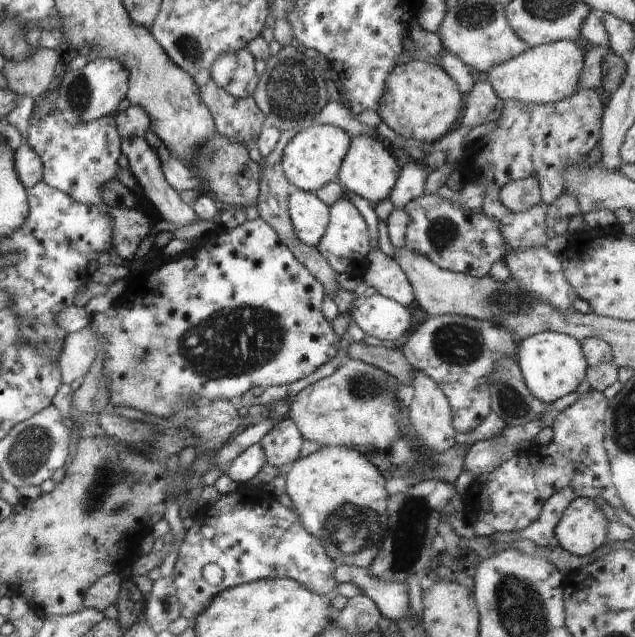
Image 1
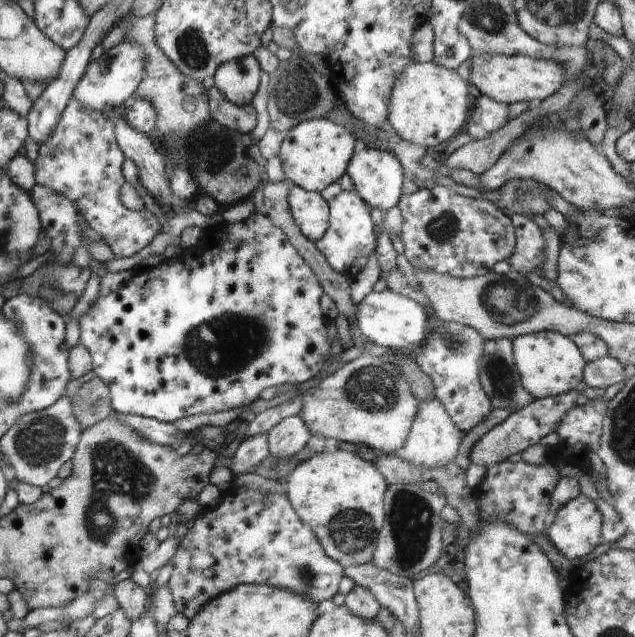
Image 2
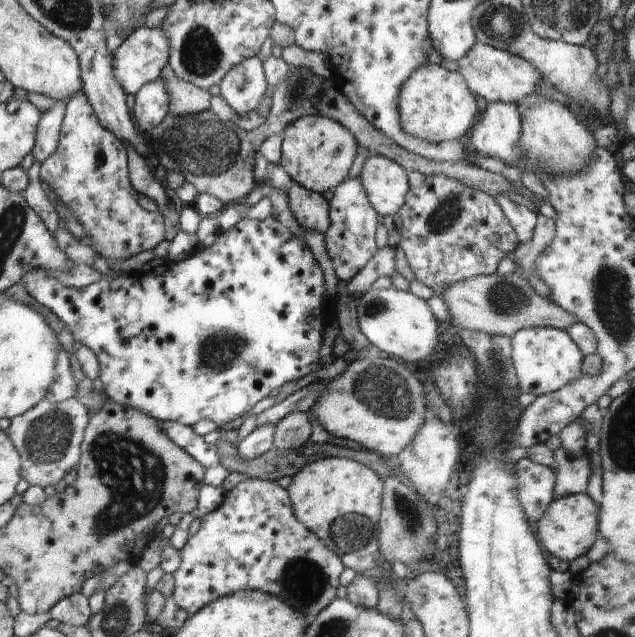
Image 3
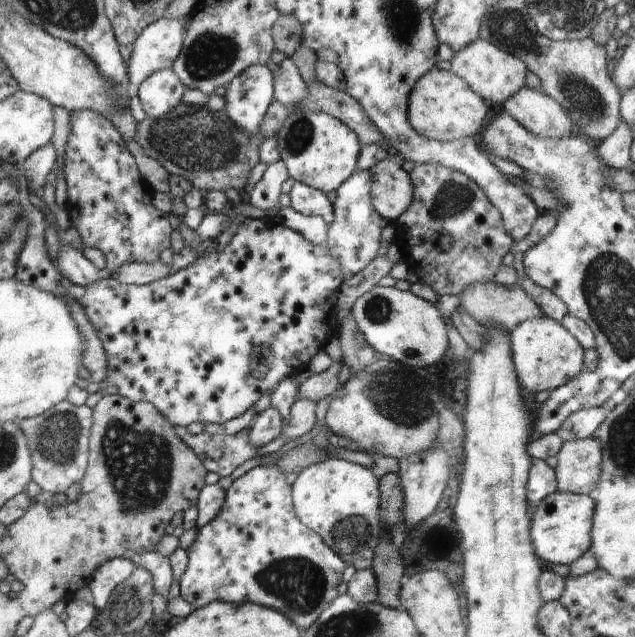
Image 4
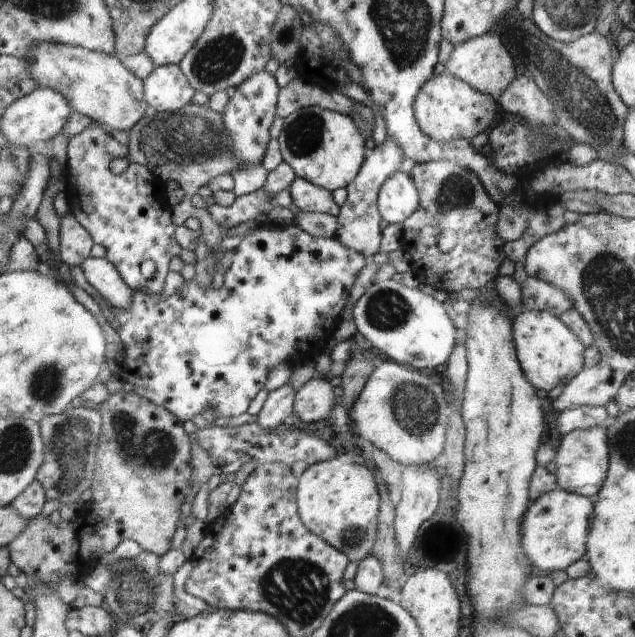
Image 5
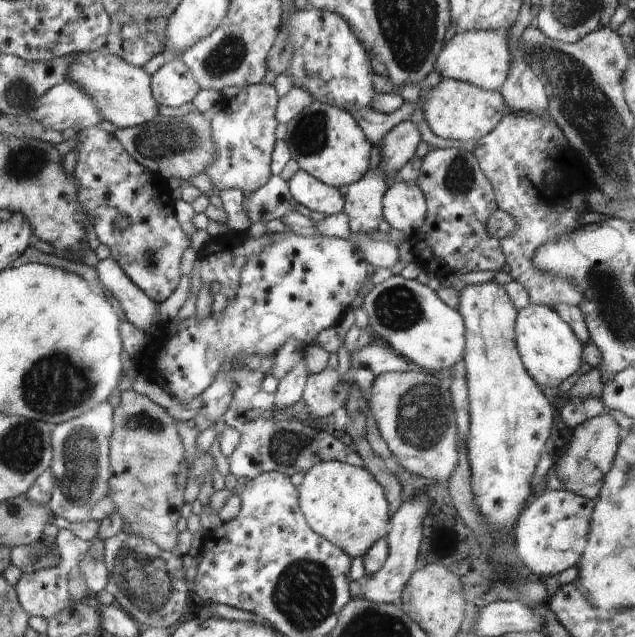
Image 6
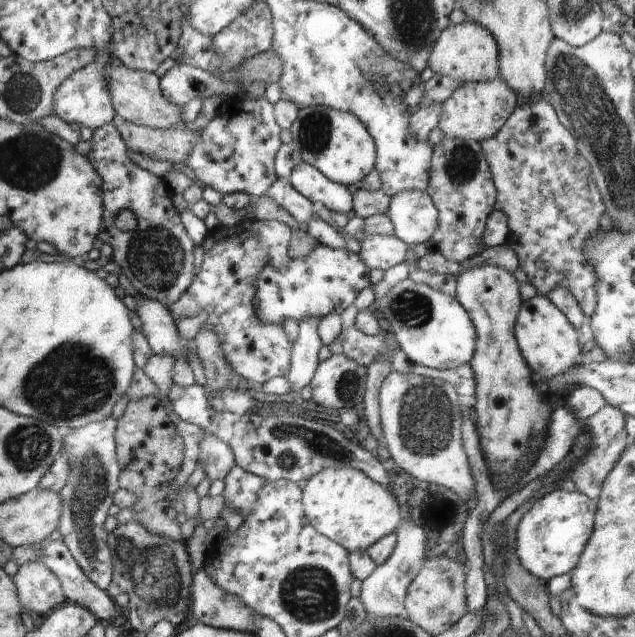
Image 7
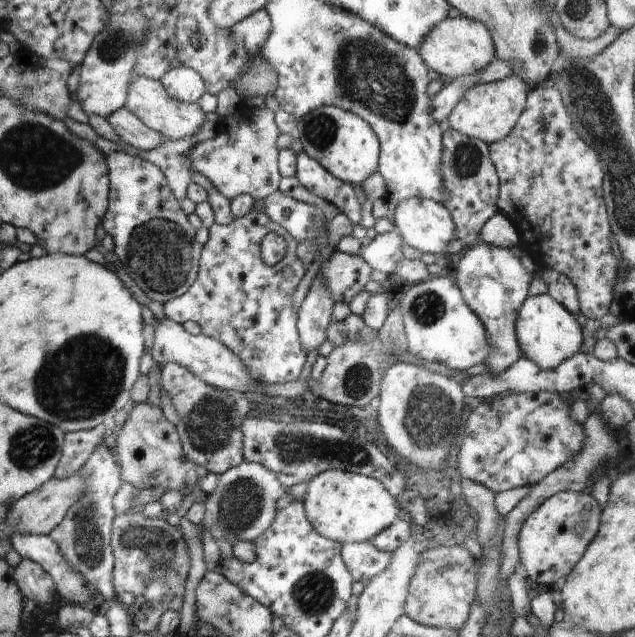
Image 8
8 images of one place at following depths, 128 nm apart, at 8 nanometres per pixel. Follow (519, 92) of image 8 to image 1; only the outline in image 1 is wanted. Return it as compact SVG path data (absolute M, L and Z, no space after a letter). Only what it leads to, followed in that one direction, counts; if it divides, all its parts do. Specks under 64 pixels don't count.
M412 59L391 70L376 111L381 121L400 136L432 144L460 124L464 98L458 85L440 65Z

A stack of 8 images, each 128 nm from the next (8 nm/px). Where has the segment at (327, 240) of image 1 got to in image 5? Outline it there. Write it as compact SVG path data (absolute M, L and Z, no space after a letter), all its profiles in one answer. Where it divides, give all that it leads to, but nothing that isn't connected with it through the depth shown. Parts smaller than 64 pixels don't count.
M387 138L384 144L368 150L360 170L356 173L356 178L346 187L347 199L340 207L341 212L336 217L337 229L334 238L346 248L361 254L366 262L379 252L381 243L383 221L377 207L380 187L388 175L398 169L402 156L400 147Z

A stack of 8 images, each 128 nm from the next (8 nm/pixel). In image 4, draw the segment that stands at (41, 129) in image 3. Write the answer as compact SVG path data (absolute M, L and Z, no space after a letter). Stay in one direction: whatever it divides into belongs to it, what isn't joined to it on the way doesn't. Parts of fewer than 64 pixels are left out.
M50 142L35 150L23 162L24 174L30 182L30 192L36 192L36 189L46 184L46 176L50 174L58 164L57 152L54 145Z

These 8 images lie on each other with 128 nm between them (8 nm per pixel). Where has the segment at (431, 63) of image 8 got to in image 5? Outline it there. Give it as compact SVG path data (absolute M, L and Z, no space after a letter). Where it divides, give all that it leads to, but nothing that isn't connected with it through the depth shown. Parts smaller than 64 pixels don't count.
M490 32L471 38L457 46L445 65L446 72L467 82L482 94L495 98L497 102L511 80L520 76L516 69L515 55L509 52L498 35Z

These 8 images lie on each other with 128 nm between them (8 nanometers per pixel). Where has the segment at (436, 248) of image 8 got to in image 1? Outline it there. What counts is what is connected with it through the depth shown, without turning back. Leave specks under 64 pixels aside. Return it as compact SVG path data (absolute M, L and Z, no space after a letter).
M359 134L351 138L348 152L345 154L337 174L337 180L340 184L344 184L350 192L366 198L371 203L377 203L389 198L390 191L394 188L400 171L400 165L392 157L389 150L382 145L380 137Z

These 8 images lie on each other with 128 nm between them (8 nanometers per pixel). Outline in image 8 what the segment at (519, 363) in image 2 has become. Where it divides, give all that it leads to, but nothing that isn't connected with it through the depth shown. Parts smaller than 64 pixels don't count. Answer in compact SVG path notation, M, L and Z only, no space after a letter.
M550 294L528 296L515 321L516 339L523 356L536 362L542 370L554 370L570 356L579 352L583 344L581 326L570 310L554 300Z

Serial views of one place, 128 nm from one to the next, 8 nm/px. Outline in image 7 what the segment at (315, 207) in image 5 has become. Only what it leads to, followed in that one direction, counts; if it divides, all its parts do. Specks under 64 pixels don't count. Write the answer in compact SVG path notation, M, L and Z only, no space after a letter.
M302 161L295 166L287 178L290 184L304 198L310 199L313 204L321 203L334 212L348 214L353 210L353 196L348 187L332 182L314 166Z

